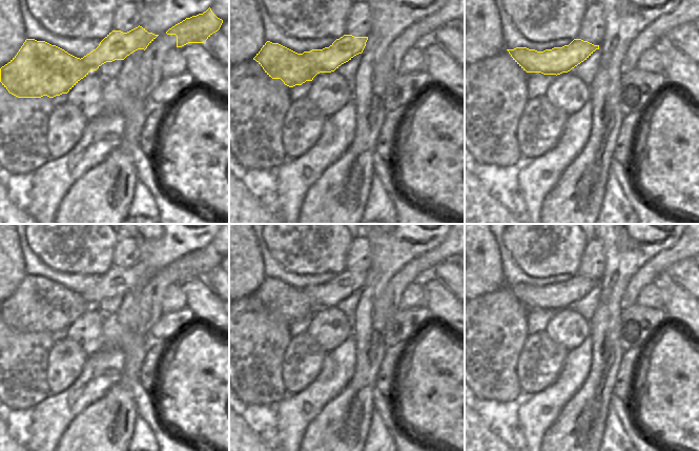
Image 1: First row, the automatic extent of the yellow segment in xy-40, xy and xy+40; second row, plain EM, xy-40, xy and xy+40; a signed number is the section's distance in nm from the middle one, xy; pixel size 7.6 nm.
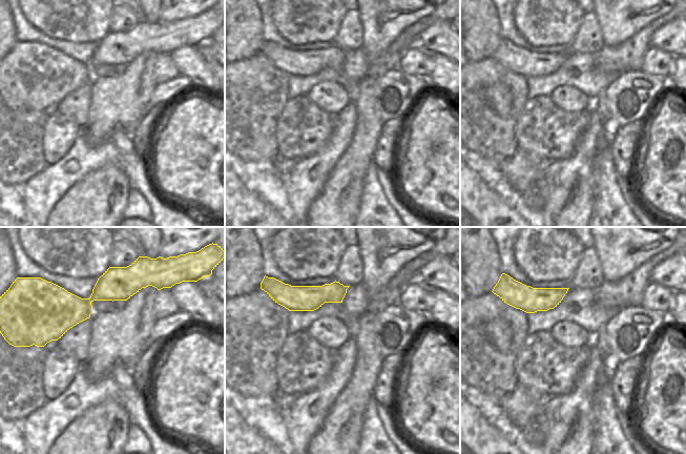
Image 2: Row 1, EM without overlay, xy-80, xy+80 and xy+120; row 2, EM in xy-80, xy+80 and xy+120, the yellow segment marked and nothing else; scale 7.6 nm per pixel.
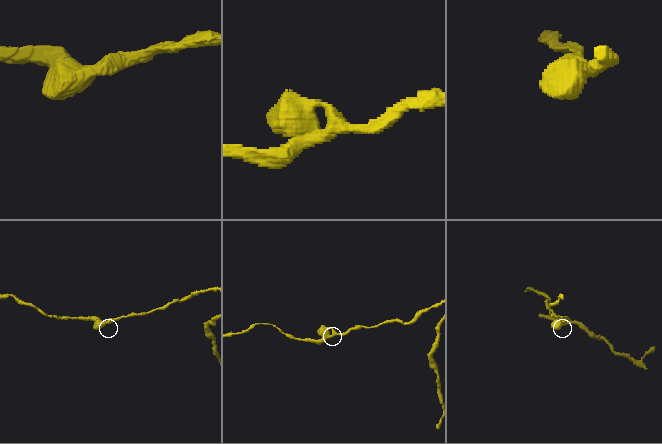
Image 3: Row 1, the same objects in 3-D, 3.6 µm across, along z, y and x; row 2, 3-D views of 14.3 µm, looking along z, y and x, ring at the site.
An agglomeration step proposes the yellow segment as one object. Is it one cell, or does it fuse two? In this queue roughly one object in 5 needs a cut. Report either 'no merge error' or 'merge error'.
no merge error

